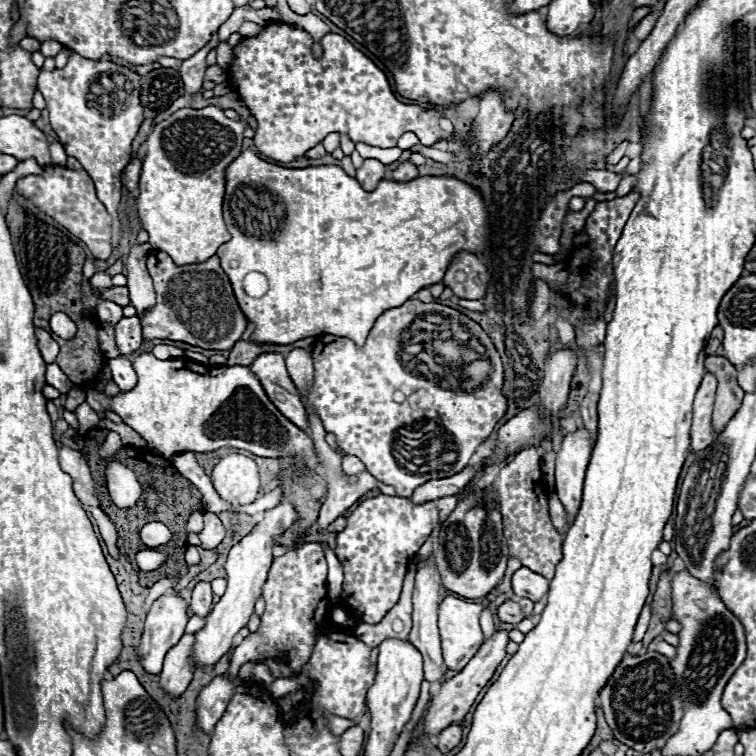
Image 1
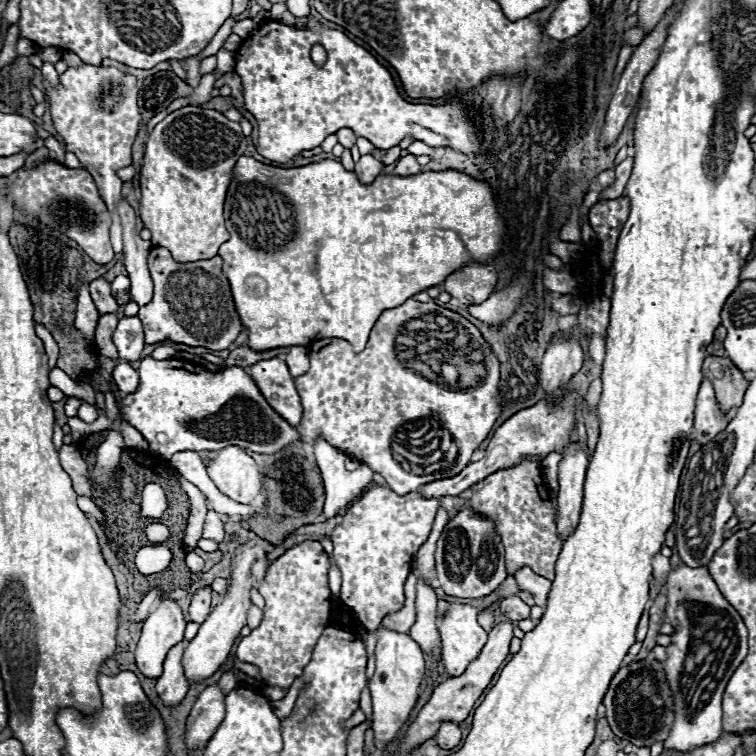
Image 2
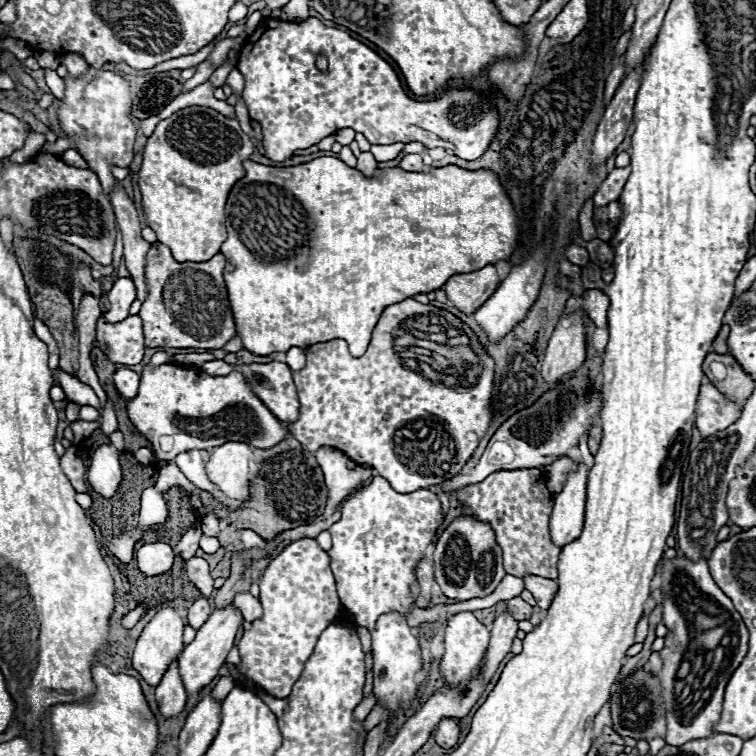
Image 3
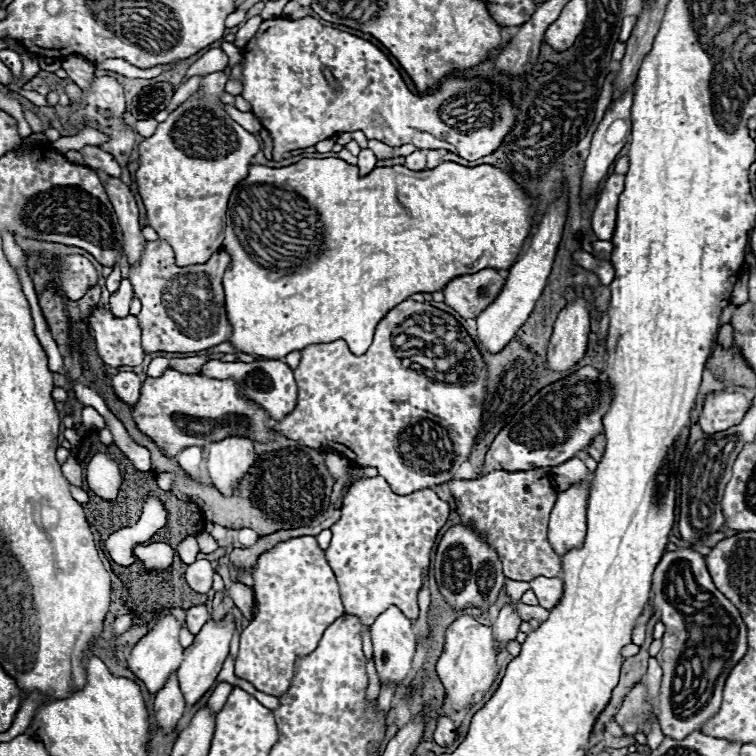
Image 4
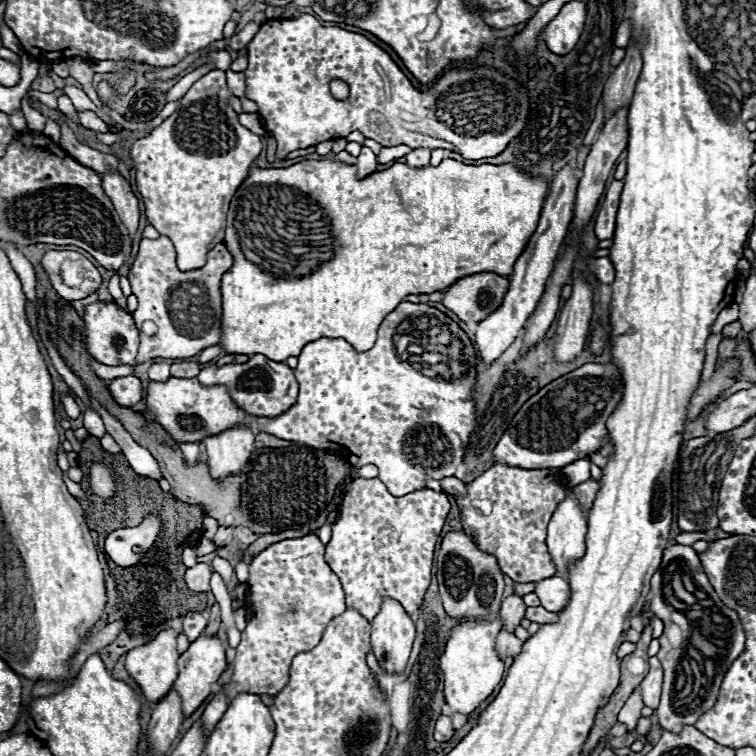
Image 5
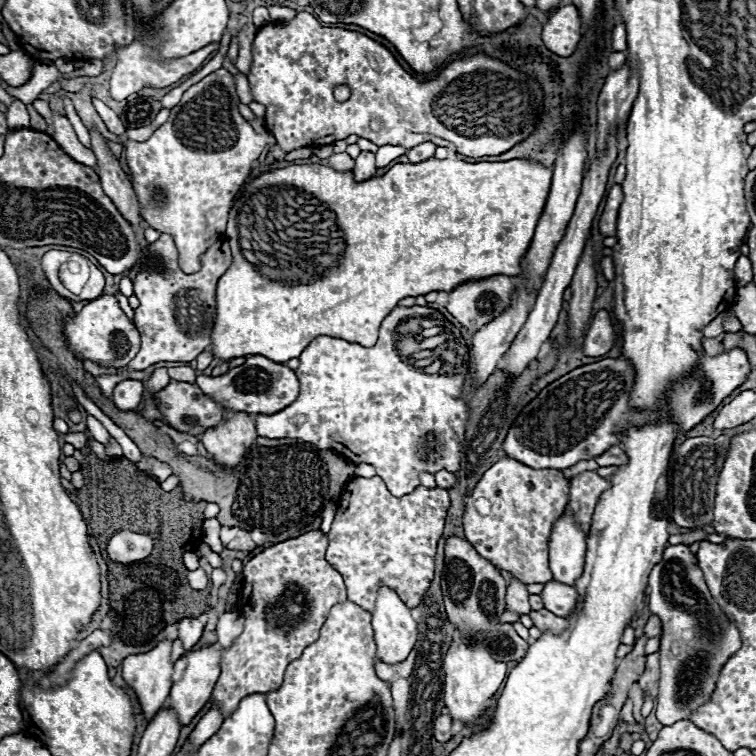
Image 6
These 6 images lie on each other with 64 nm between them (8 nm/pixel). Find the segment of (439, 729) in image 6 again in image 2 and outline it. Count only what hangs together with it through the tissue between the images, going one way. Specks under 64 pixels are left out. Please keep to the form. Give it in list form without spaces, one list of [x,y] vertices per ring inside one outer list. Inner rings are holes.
[[[444,722],[444,724],[440,726],[440,730],[438,730],[438,734],[434,736],[434,740],[438,742],[440,748],[452,750],[454,746],[458,746],[460,736],[462,736],[462,734],[460,734],[460,728],[458,728],[456,722]]]

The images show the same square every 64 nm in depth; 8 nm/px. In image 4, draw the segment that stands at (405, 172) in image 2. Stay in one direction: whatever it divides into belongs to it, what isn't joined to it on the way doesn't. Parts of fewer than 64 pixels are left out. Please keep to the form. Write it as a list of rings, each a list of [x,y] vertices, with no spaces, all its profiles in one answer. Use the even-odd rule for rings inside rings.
[[[416,150],[416,152],[408,154],[404,166],[412,168],[412,170],[424,170],[426,168],[426,154],[422,150]]]

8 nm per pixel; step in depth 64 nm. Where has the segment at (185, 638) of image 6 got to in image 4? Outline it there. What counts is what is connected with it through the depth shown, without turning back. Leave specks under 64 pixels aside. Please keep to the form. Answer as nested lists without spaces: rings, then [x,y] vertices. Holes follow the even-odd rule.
[[[194,606],[186,612],[186,628],[196,636],[196,632],[200,632],[200,628],[210,620],[210,612],[206,606]]]

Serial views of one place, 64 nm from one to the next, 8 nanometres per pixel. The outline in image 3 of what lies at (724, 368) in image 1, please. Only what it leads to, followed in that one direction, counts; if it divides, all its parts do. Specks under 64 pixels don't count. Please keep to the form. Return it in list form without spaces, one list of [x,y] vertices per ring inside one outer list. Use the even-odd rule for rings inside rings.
[[[710,352],[704,360],[704,366],[702,366],[704,374],[710,376],[710,380],[716,384],[716,388],[726,394],[728,398],[736,400],[736,402],[744,402],[750,394],[752,394],[752,384],[754,380],[750,378],[748,372],[744,372],[744,368],[736,362],[736,358],[732,354],[716,354],[716,352]],[[712,362],[722,362],[726,366],[726,378],[724,380],[716,380],[712,378],[712,372],[710,372],[710,364]]]

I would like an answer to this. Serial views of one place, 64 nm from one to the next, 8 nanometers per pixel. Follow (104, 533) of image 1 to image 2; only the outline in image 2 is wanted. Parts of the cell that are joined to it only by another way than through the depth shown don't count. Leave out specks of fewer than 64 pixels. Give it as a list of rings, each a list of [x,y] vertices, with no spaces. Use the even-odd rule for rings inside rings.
[[[78,496],[77,504],[86,514],[95,517],[105,532],[109,531],[106,523],[104,522],[104,515],[91,499],[84,496]]]

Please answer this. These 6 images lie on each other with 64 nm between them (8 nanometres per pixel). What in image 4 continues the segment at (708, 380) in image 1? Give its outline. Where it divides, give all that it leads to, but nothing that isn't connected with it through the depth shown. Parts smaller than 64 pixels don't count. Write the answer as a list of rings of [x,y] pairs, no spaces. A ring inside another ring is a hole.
[[[708,392],[700,412],[700,426],[706,434],[728,430],[732,424],[740,424],[750,406],[752,400],[744,392]]]

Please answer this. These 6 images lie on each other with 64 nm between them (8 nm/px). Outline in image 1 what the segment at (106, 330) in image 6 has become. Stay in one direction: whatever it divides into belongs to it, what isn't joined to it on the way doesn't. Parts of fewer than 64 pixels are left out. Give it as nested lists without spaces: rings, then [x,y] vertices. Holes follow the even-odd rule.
[[[132,316],[132,318],[122,318],[116,324],[116,344],[122,356],[130,356],[134,354],[140,344],[142,344],[142,326],[140,326],[140,318]]]

